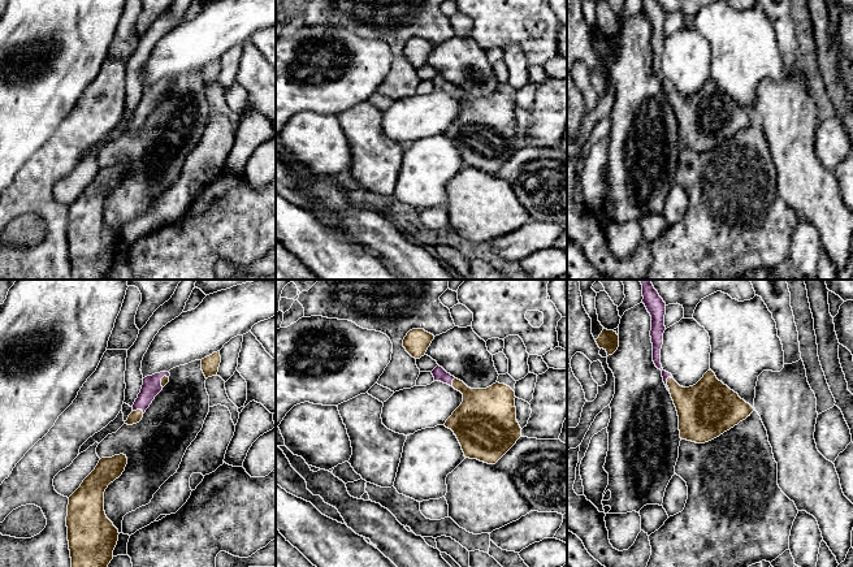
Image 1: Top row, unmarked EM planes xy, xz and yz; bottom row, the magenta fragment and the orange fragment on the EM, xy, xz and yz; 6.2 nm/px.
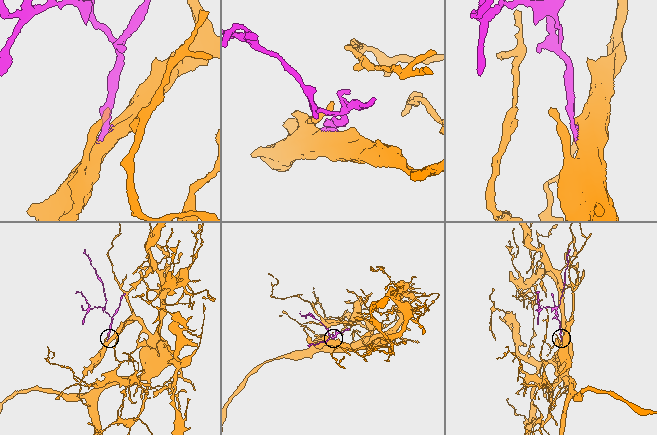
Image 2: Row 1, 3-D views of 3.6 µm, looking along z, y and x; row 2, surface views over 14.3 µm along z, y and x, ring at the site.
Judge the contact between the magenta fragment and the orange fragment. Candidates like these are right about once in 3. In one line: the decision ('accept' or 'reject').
accept

